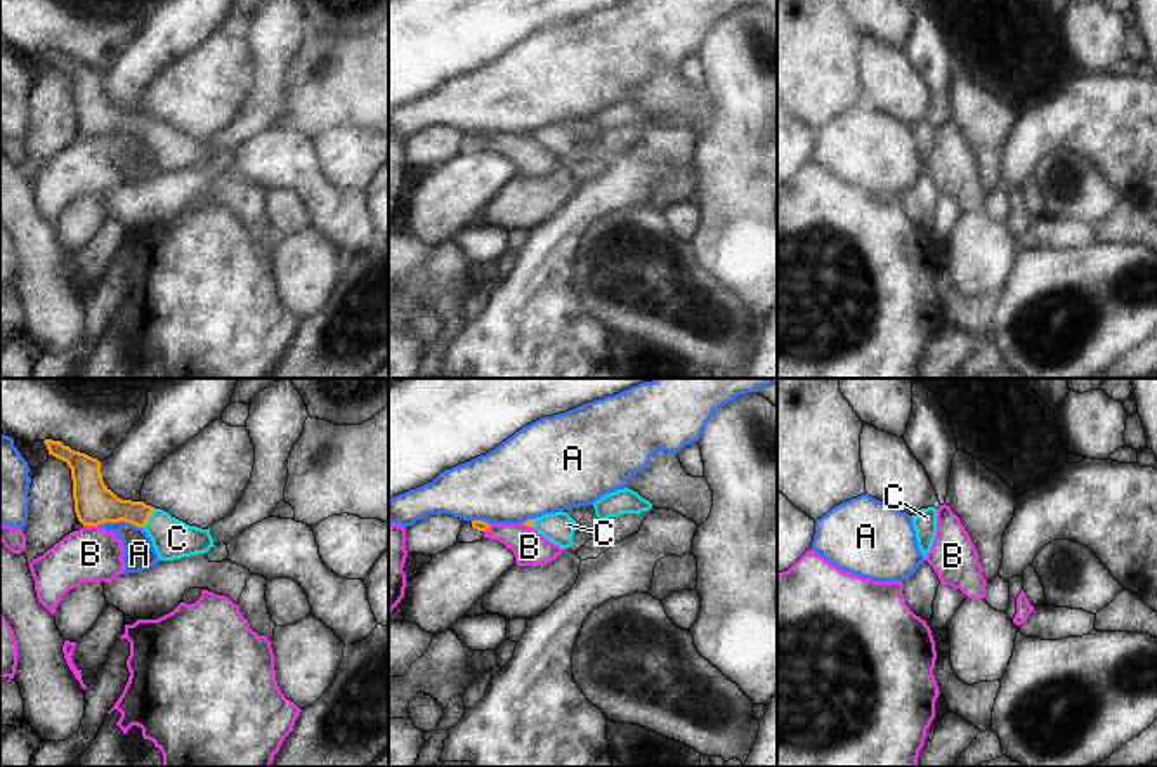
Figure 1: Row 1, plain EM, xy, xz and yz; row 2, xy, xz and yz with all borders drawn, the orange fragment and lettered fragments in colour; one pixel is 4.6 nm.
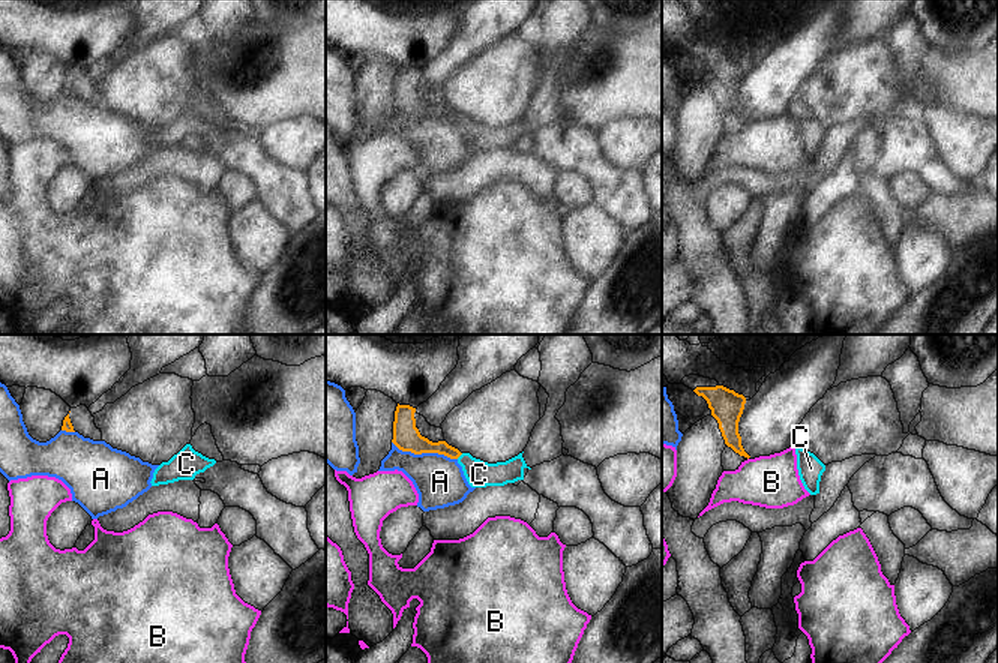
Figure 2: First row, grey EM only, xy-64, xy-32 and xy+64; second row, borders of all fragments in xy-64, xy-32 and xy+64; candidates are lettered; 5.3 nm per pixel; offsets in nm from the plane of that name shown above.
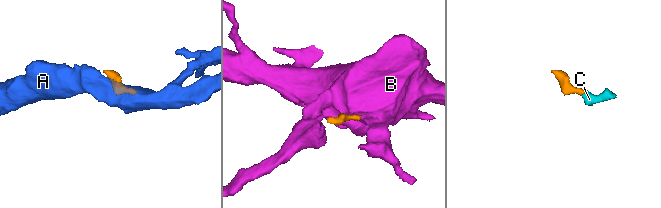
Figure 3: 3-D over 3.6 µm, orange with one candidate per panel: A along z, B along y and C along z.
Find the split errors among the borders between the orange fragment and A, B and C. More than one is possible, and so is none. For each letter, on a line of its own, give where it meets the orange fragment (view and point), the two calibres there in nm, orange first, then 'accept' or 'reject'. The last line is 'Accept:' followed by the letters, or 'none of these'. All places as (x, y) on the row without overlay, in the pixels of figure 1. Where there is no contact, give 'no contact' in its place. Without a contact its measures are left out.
A: xy (108, 132) | 190/140 nm | reject
B: xy (91, 136) | 190/260 nm | reject
C: xy (148, 131) | 180/190 nm | accept
Accept: C

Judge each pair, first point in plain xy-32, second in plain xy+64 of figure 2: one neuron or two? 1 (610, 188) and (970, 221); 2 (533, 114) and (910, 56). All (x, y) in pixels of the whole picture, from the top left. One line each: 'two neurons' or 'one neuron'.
1: two neurons
2: one neuron

